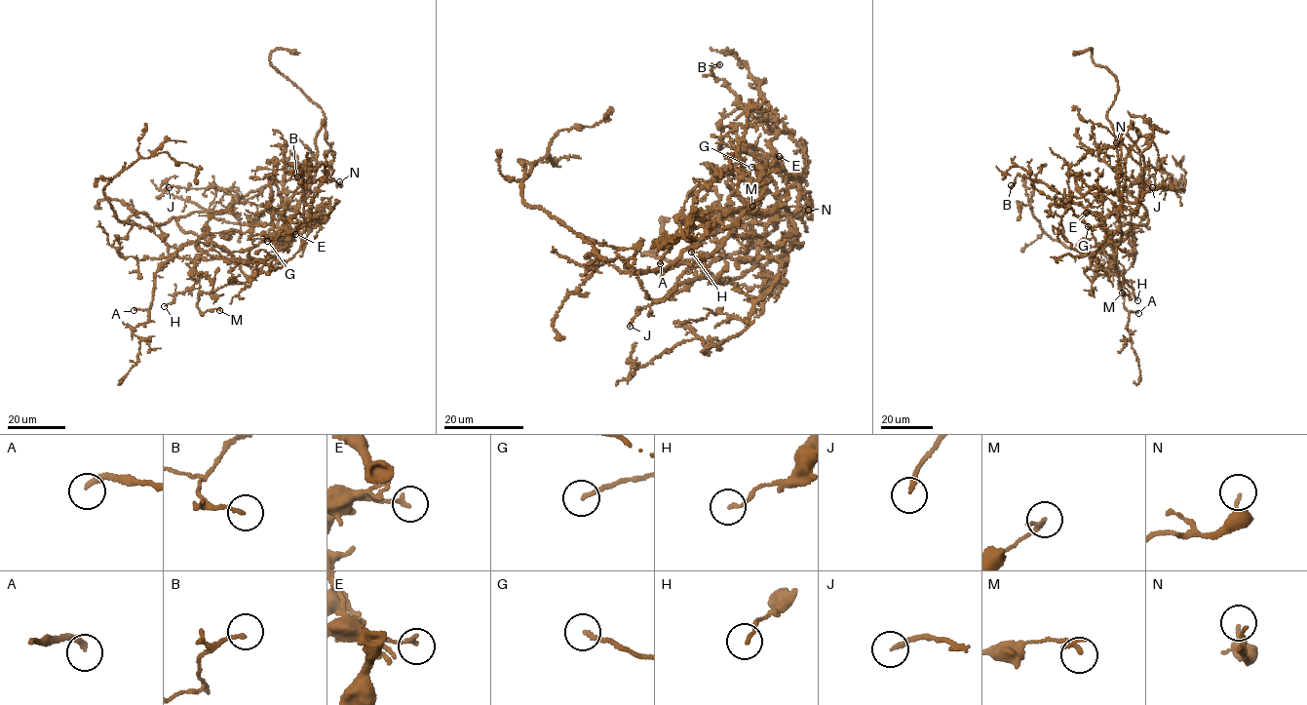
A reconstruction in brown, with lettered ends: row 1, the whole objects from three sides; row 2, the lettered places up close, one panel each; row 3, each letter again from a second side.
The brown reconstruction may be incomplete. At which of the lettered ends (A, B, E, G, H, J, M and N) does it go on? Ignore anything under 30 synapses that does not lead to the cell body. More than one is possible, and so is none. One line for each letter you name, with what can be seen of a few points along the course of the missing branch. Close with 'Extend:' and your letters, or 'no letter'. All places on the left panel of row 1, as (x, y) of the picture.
A: course (134, 310), (108, 325), (95, 338), (87, 358), (100, 363)
J: course (169, 187), (151, 188), (144, 196), (133, 199), (128, 192)
Extend: A, J

